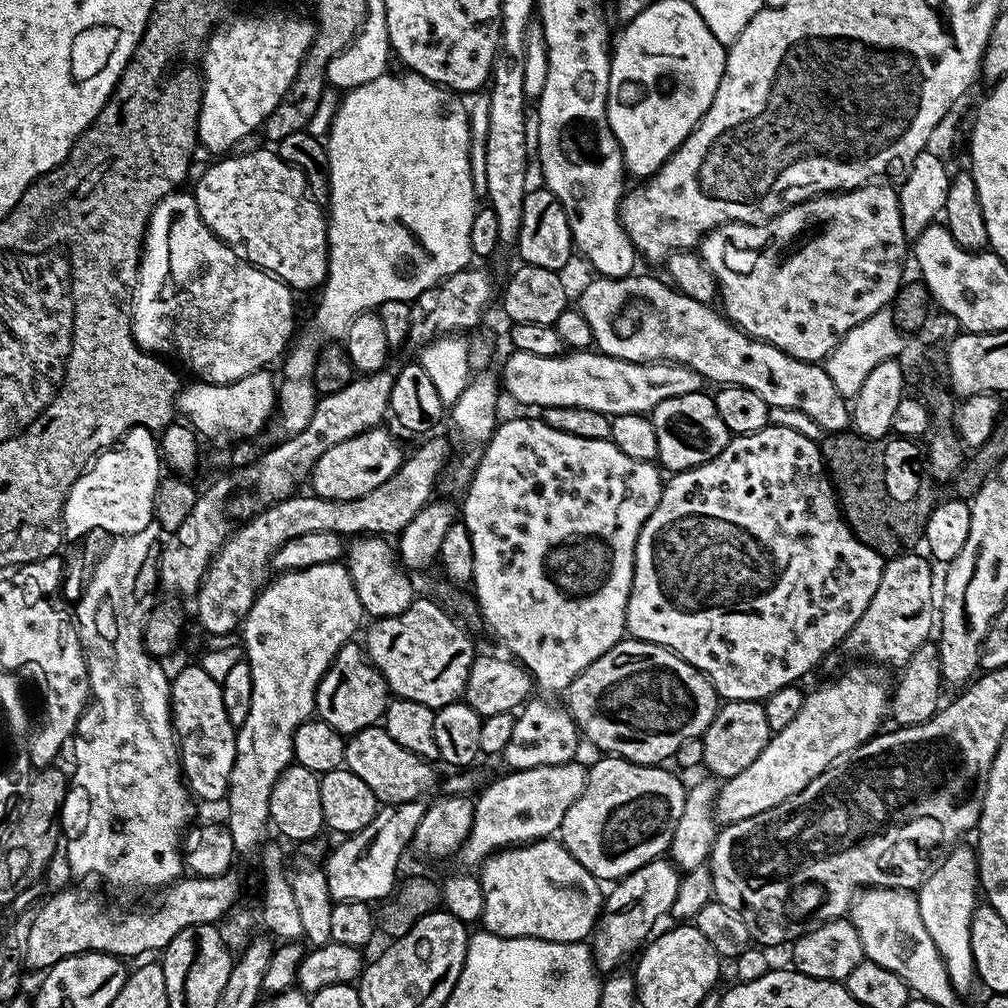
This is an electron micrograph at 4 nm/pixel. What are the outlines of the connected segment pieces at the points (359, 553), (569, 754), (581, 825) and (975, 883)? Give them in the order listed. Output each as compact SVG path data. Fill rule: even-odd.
M368 534L363 538L353 539L346 548L348 573L358 590L358 598L365 613L372 618L402 614L402 610L409 608L414 599L413 577L402 567L397 549L388 544L391 543L385 537Z
M532 698L519 709L513 722L513 734L502 753L502 759L512 770L562 766L577 759L576 747L582 744L582 737L573 722L571 714L552 700Z
M607 754L599 758L587 769L582 794L566 810L558 836L592 876L601 882L615 882L651 860L661 859L671 849L678 818L682 818L686 784L664 766L631 764Z
M961 842L933 868L918 889L916 901L922 914L922 926L934 940L938 954L950 976L950 982L961 994L968 994L977 983L974 954L970 950L970 922L978 903L980 866L975 847Z

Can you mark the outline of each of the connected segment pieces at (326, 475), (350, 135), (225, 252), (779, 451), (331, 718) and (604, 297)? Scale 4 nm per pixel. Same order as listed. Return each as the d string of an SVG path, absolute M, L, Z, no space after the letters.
M384 426L372 428L326 450L326 454L322 454L312 467L311 491L324 500L353 500L362 498L362 494L370 494L374 486L382 486L382 482L397 472L406 459L406 452L400 449L399 442L386 429Z
M385 74L375 78L366 85L345 91L339 97L336 105L336 114L332 120L332 127L326 135L326 147L328 161L330 162L330 190L326 205L326 219L328 222L328 276L324 279L323 288L319 289L320 305L312 316L312 329L304 337L297 339L287 349L283 357L284 381L278 384L278 420L280 416L280 428L285 437L295 436L297 432L306 430L310 426L310 418L314 418L318 393L316 391L316 365L322 359L322 349L326 342L343 341L348 335L352 320L358 318L364 312L379 309L382 302L394 302L395 300L407 300L414 302L418 294L430 290L439 280L445 280L450 274L458 274L464 268L473 263L472 247L470 246L470 226L474 222L474 214L478 211L476 204L476 192L478 196L478 184L472 181L472 160L468 155L472 152L472 132L468 129L468 116L460 104L452 105L444 101L445 93L439 84L432 84L426 78L415 74L403 74L404 76L392 76Z
M177 190L162 198L155 206L148 219L148 231L144 233L144 250L140 258L140 274L136 278L136 287L132 290L130 297L130 315L132 317L132 336L136 345L144 352L151 352L160 358L173 358L177 356L190 371L193 372L197 381L205 384L233 384L250 374L267 369L285 355L286 349L293 343L292 331L296 328L296 304L292 301L293 289L282 281L271 276L268 272L256 268L247 260L243 259L241 253L229 244L219 240L202 222L202 214L196 205L195 195L191 191Z
M772 424L754 434L732 436L722 454L710 462L667 477L658 498L658 506L654 506L654 514L646 518L638 534L634 550L632 589L626 610L626 632L633 640L660 644L671 652L677 652L711 682L721 701L763 702L770 694L774 694L774 690L782 690L800 682L796 680L802 679L804 672L810 671L839 640L841 643L847 637L858 618L862 618L866 606L870 606L870 598L874 598L874 590L878 590L878 582L882 582L885 563L883 556L879 556L855 536L844 519L836 489L825 471L821 445L816 440L806 438L806 434L798 434L798 430Z
M349 642L340 647L332 659L332 665L316 687L315 715L336 732L351 734L379 725L388 708L389 699L388 684L368 659L367 652L359 643Z
M596 276L580 292L578 311L590 322L592 343L599 351L635 364L685 364L713 385L733 384L754 390L769 408L798 410L825 433L843 432L850 424L849 401L830 380L824 366L799 360L778 346L747 336L715 307L677 292L656 276Z

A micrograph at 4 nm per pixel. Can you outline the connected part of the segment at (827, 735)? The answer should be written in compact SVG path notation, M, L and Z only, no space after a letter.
M848 668L841 676L836 676L825 688L816 688L805 695L802 710L798 710L798 718L790 722L782 731L771 737L768 745L762 750L758 758L734 777L725 779L719 785L714 805L714 815L721 825L742 822L746 818L754 818L754 814L762 814L798 794L818 774L822 774L827 768L844 759L848 753L863 746L866 741L872 739L881 731L880 723L884 720L884 712L890 708L890 692L880 685L880 680L872 672L864 668Z

